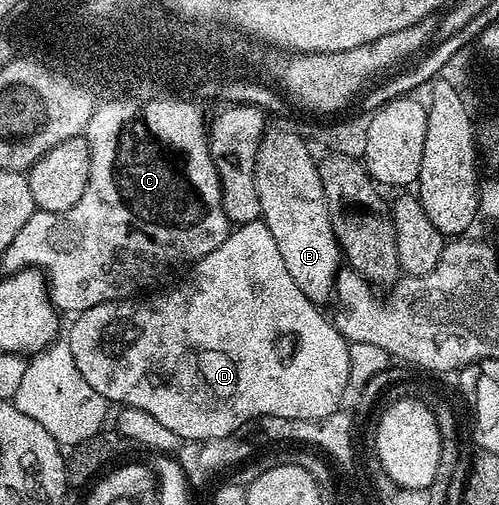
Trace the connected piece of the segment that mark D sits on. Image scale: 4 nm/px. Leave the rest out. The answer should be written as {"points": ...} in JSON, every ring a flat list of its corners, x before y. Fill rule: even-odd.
{"points":[[259,218,249,223,239,224,235,229,229,230,226,241,214,249,214,253,206,253,197,263,191,264,188,276,177,287,164,291,161,295,152,295,149,299,144,297,129,297,118,299,114,303,94,305,94,309,86,309,75,316,72,328,68,331,66,342,70,353,74,353,74,361,78,365,78,373,102,393,102,397,109,404,120,407,133,407,150,413,150,417,158,417,170,433,180,436,181,440,195,440,208,438,226,438,235,436,242,425,246,425,259,415,270,417,286,417,287,419,324,419,334,413,340,406,340,398,344,391,349,390,348,374,350,373,350,353,348,340,340,336,335,322,323,315,317,304,311,303,294,285,294,277,286,270,282,262,282,253,278,253,278,244,274,242,274,233]]}

